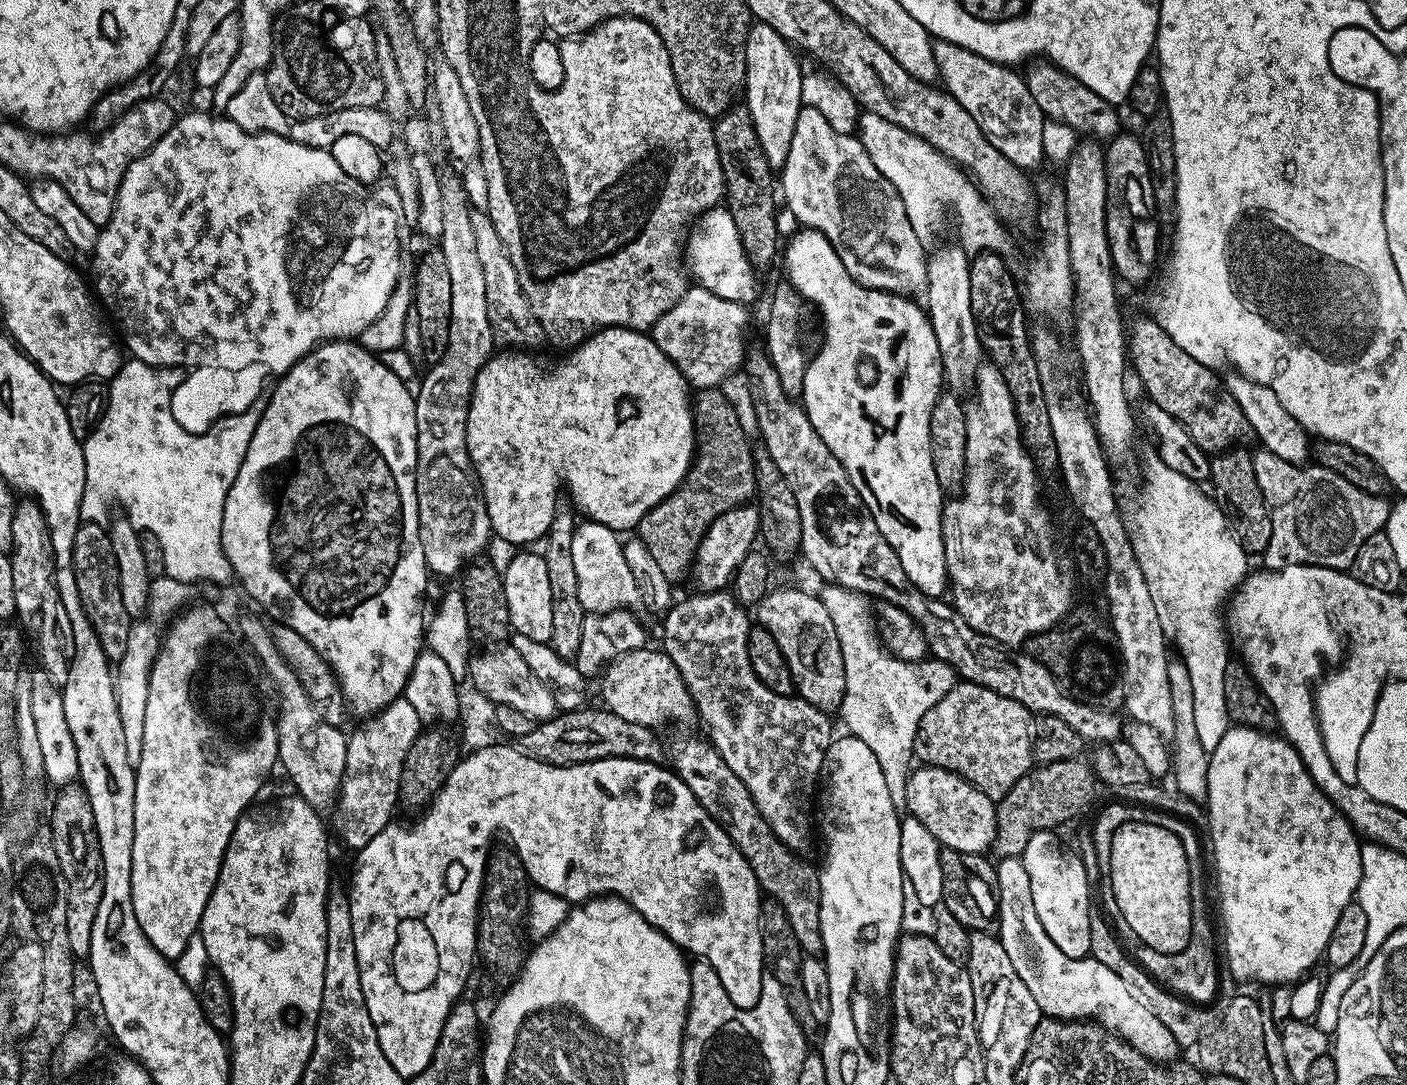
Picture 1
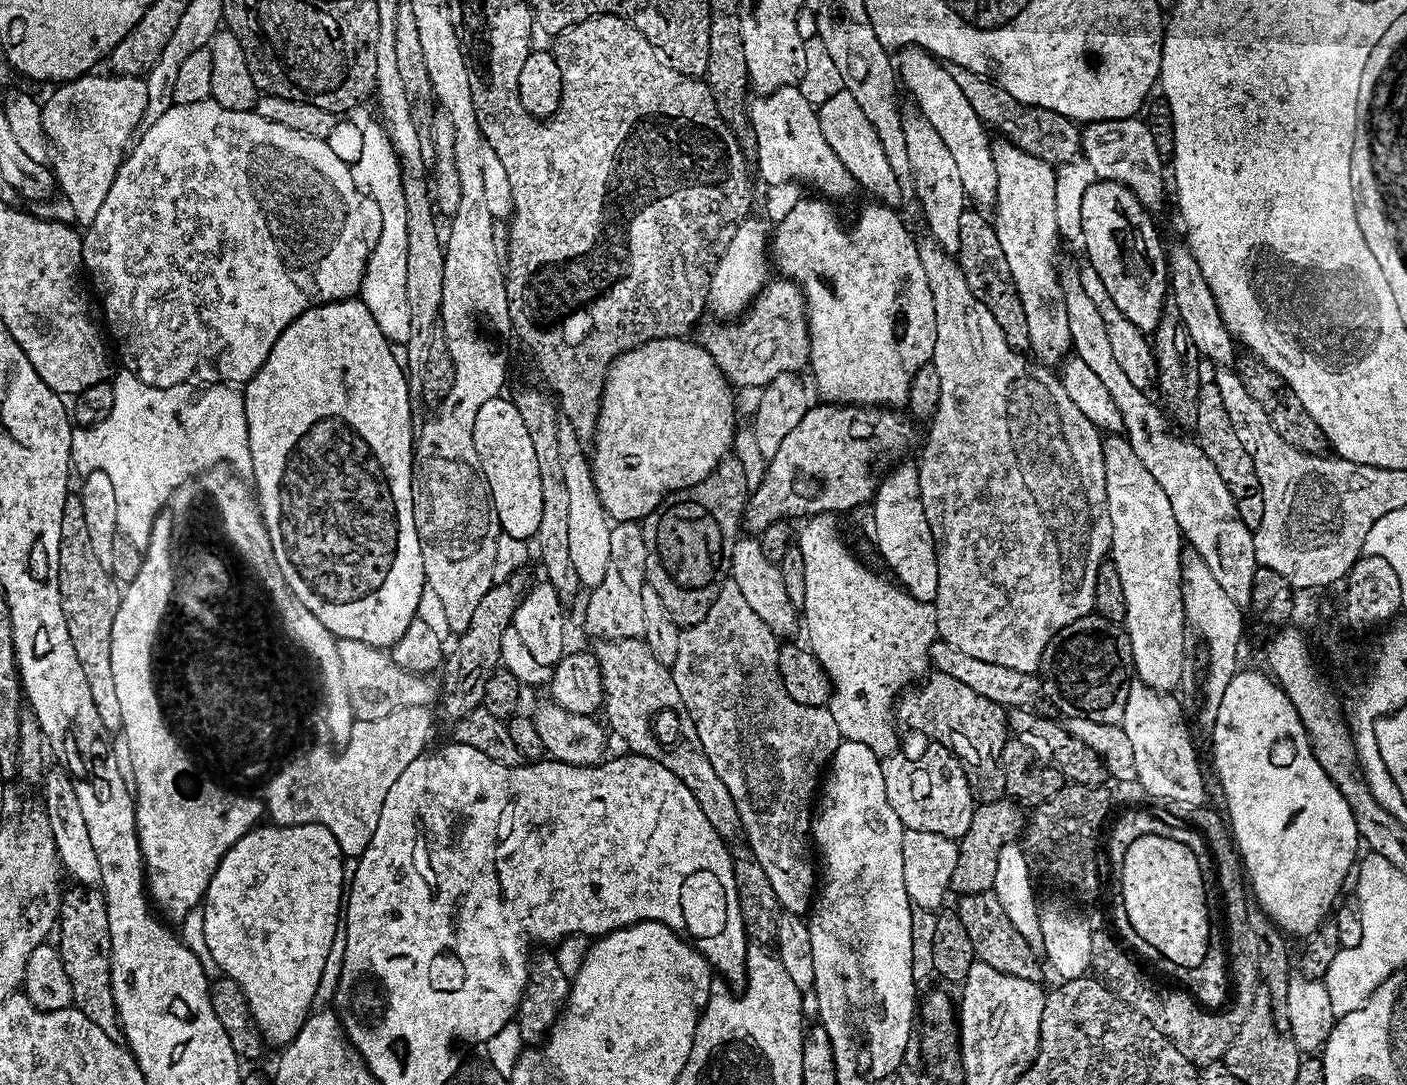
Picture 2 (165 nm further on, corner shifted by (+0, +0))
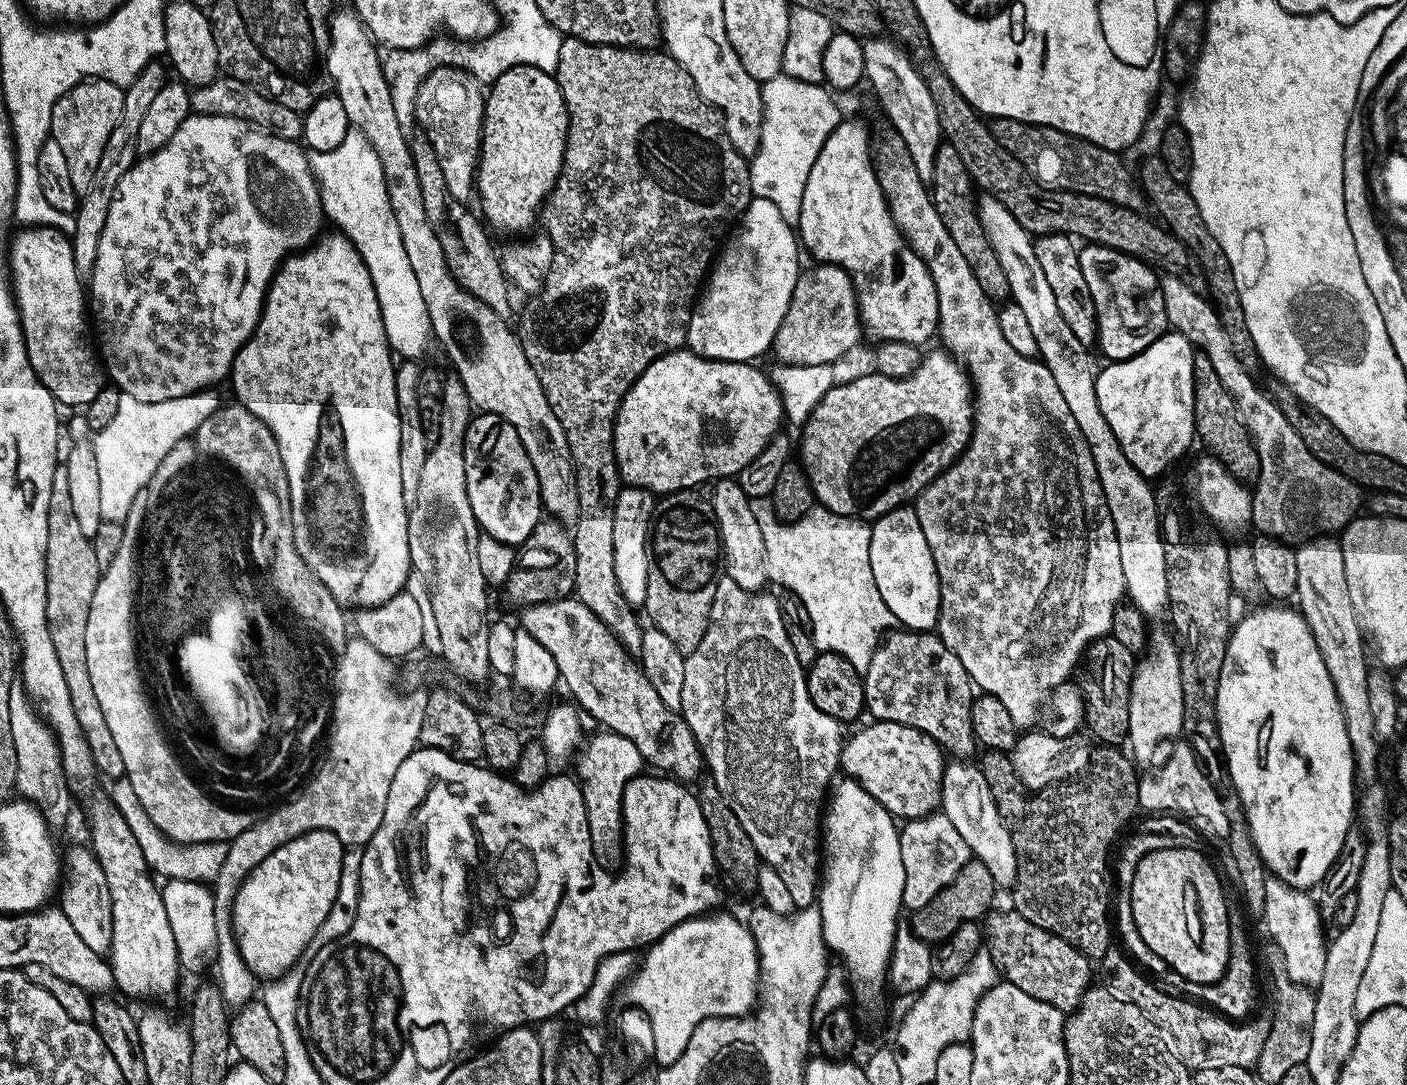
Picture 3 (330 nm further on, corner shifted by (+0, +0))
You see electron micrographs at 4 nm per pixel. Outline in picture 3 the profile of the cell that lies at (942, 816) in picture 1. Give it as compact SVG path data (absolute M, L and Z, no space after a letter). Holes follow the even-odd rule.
M885 720L868 724L841 745L841 771L849 779L858 780L895 819L907 822L933 815L941 805L941 780L946 767L943 749L916 727Z

